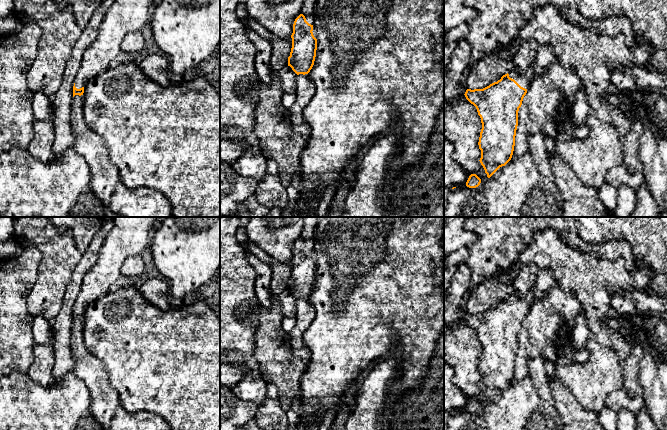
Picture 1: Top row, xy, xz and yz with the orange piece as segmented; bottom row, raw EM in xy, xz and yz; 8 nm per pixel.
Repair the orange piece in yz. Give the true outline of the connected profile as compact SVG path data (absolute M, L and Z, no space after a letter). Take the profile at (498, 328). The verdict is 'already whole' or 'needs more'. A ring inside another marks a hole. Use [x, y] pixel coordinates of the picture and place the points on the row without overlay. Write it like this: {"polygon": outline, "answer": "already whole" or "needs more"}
{"polygon": "M535 289L523 298L513 293L497 306L483 313L467 313L464 318L481 342L479 385L488 402L512 382L518 335L535 298Z", "answer": "needs more"}

